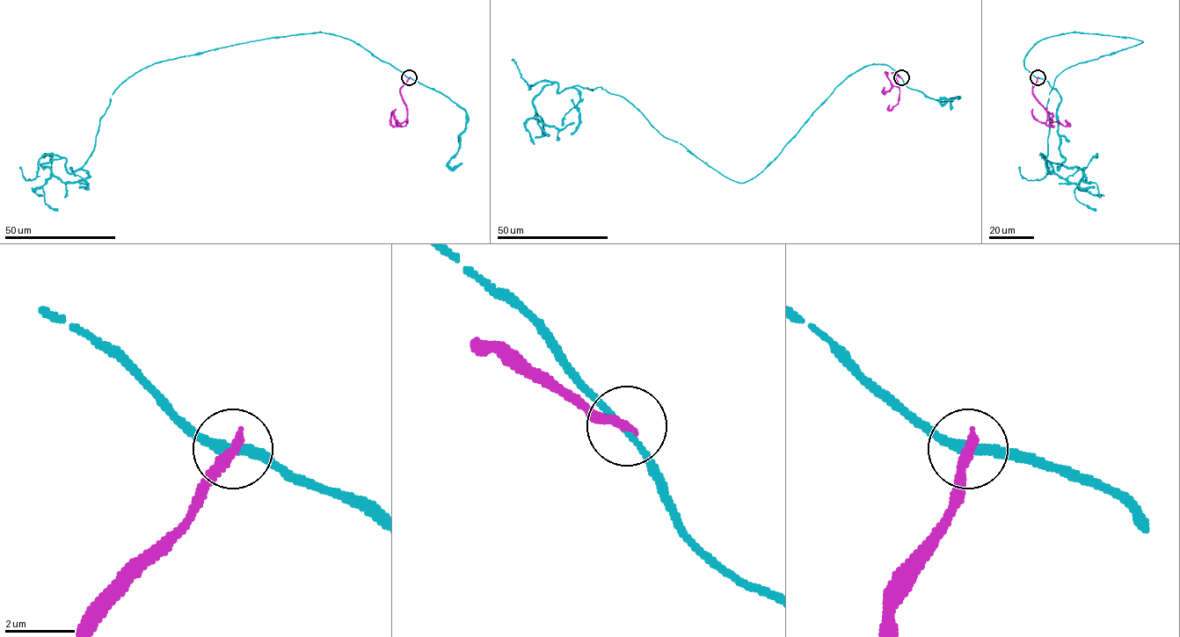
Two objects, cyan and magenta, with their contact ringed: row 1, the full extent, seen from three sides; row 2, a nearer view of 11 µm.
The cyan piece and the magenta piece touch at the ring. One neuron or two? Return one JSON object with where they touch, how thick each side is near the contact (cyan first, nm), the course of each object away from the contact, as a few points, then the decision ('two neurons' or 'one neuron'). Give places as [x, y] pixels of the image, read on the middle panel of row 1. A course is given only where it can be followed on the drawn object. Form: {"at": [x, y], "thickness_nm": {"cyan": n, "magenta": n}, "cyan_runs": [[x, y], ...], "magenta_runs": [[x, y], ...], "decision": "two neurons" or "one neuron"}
{"at": [901, 77], "thickness_nm": {"cyan": 200, "magenta": 320}, "cyan_runs": [[901, 77], [863, 66], [740, 183], [600, 87], [546, 84], [532, 104], [549, 135]], "magenta_runs": [[901, 77], [892, 73], [899, 88], [892, 86], [883, 92], [884, 86]], "decision": "two neurons"}

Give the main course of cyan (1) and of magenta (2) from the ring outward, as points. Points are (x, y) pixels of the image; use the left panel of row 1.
1: (409, 77), (322, 32), (161, 61), (115, 90), (80, 168), (40, 165), (58, 210)
2: (409, 77), (401, 89), (400, 95), (406, 107), (407, 119), (393, 126), (390, 124), (393, 111)

